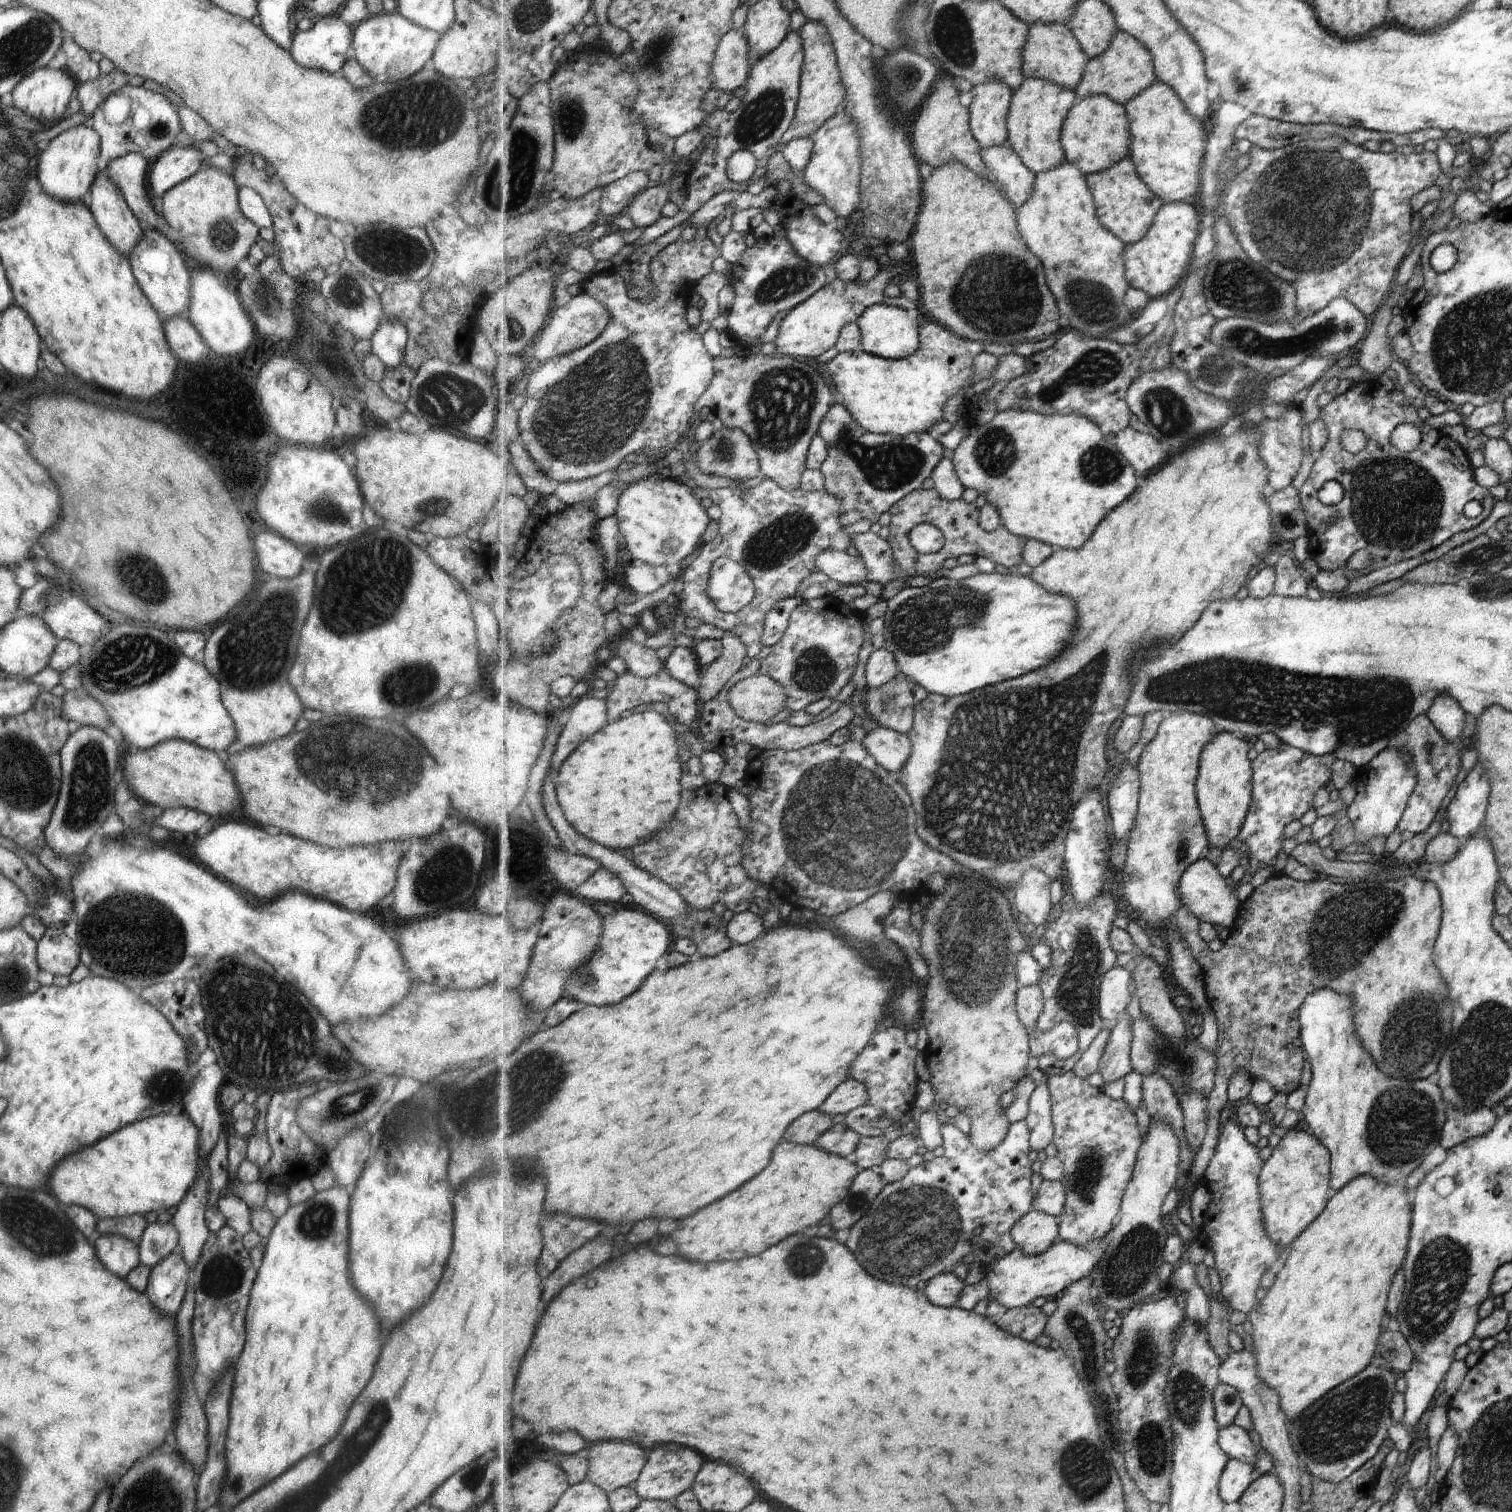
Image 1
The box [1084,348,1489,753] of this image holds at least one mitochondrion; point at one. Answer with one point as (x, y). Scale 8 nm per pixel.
(1396, 502)

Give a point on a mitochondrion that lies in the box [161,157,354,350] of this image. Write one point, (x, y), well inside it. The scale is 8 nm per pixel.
(265, 290)

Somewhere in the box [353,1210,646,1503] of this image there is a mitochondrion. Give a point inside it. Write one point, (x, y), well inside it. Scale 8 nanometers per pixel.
(472, 1476)

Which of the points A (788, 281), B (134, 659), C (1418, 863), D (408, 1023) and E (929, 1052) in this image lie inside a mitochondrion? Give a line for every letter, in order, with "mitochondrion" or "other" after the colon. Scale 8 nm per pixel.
A: mitochondrion
B: mitochondrion
C: other
D: other
E: other

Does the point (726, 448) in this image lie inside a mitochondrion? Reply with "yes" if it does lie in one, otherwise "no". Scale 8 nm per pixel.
yes

